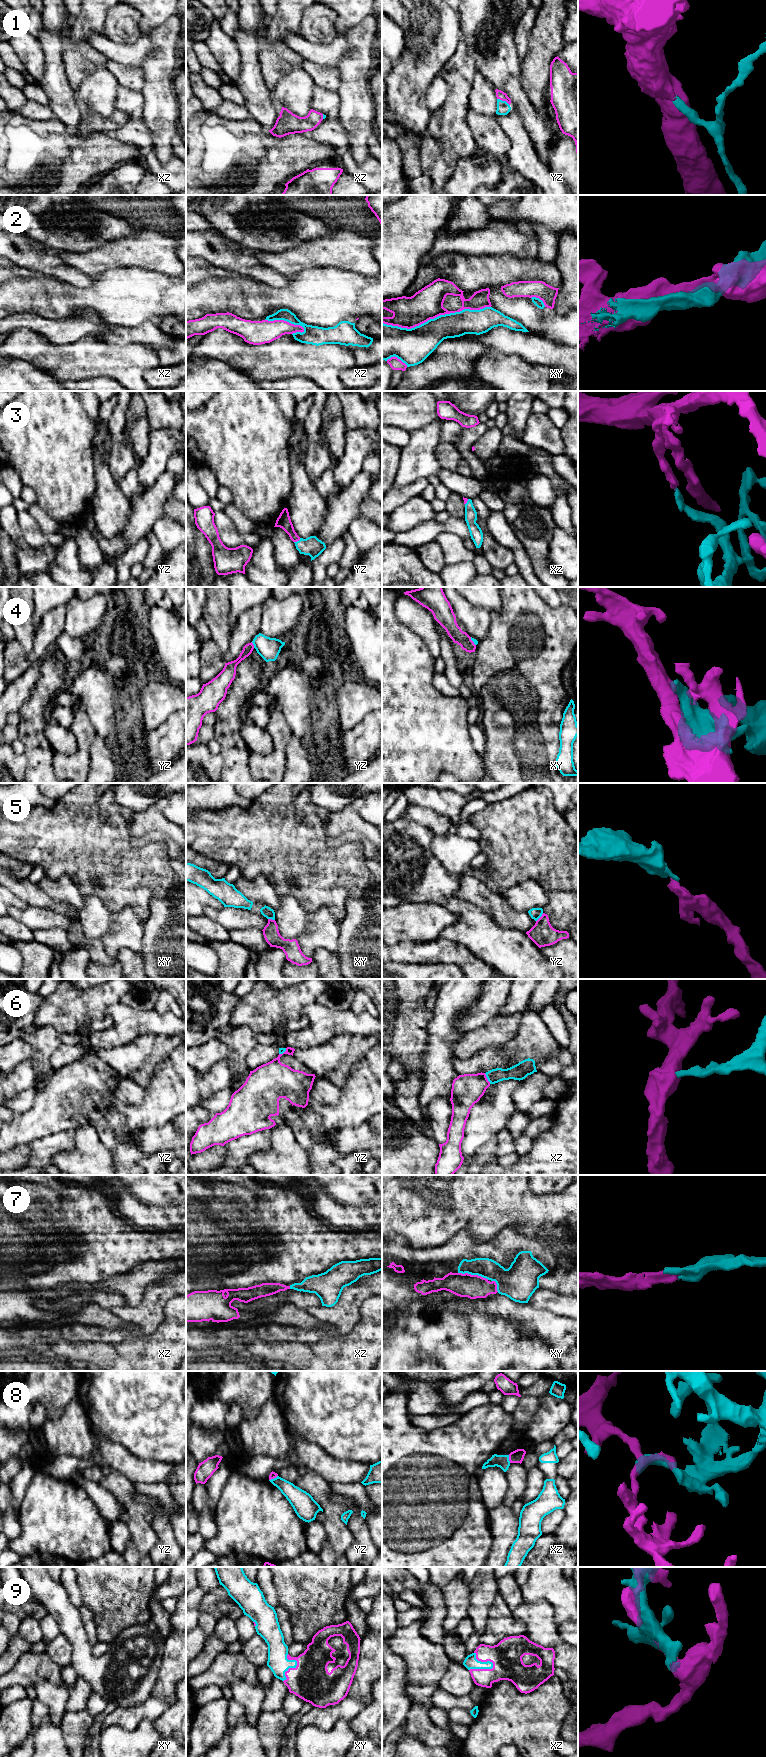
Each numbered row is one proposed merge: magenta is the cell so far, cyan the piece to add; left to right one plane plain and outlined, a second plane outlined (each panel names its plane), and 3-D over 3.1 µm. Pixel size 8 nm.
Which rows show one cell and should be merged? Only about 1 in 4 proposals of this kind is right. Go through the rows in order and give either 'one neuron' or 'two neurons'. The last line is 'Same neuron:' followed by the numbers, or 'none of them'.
1: one neuron
2: two neurons
3: one neuron
4: two neurons
5: one neuron
6: two neurons
7: one neuron
8: two neurons
9: one neuron
Same neuron: 1, 3, 5, 7, 9

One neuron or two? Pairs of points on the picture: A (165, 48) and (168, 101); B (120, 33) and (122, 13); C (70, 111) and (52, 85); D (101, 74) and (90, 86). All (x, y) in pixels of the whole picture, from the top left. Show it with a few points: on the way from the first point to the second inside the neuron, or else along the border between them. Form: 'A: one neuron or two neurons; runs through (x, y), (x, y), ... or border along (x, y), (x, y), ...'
A: one neuron; runs through (165, 61), (165, 88)
B: one neuron; runs through (120, 28), (122, 18)
C: one neuron; runs through (64, 105), (58, 91)
D: one neuron; runs through (99, 77), (93, 83)

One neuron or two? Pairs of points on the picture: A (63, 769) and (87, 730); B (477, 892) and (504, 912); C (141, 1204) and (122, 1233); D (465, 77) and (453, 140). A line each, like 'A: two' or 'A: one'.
A: one
B: one
C: two
D: one

